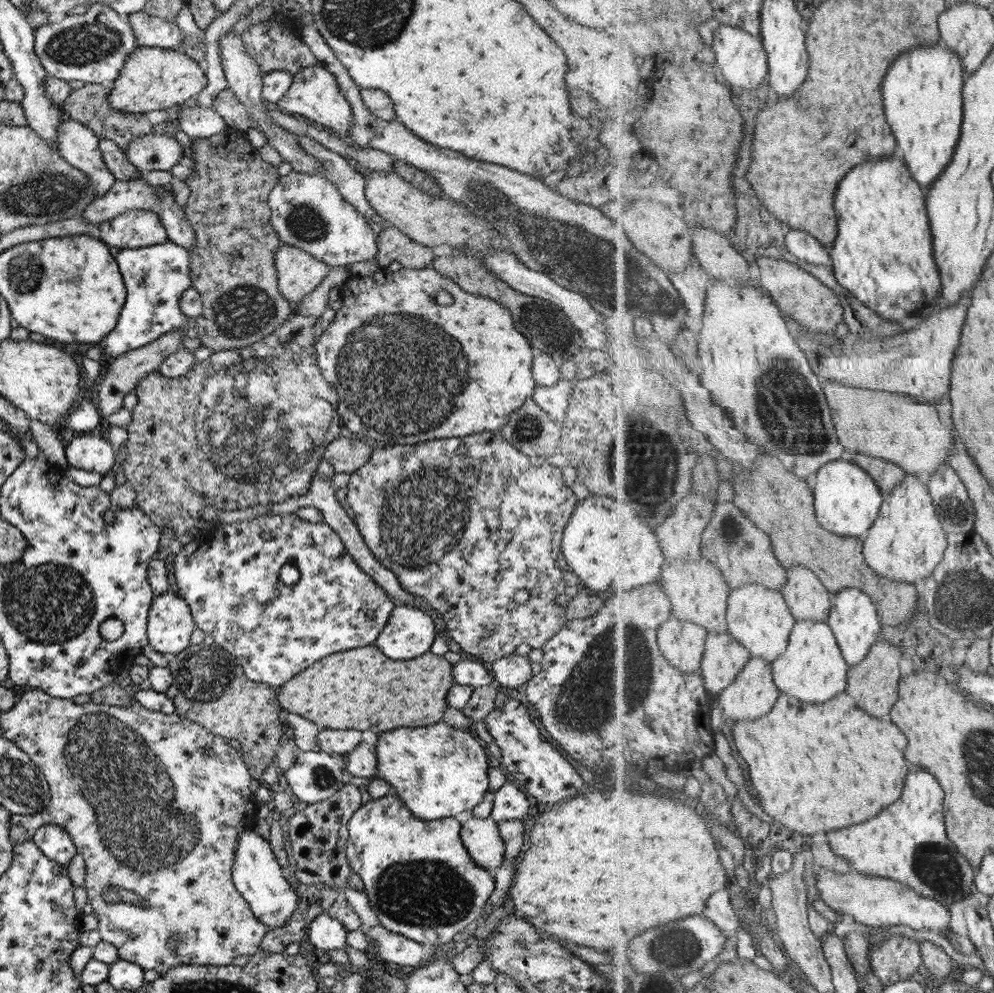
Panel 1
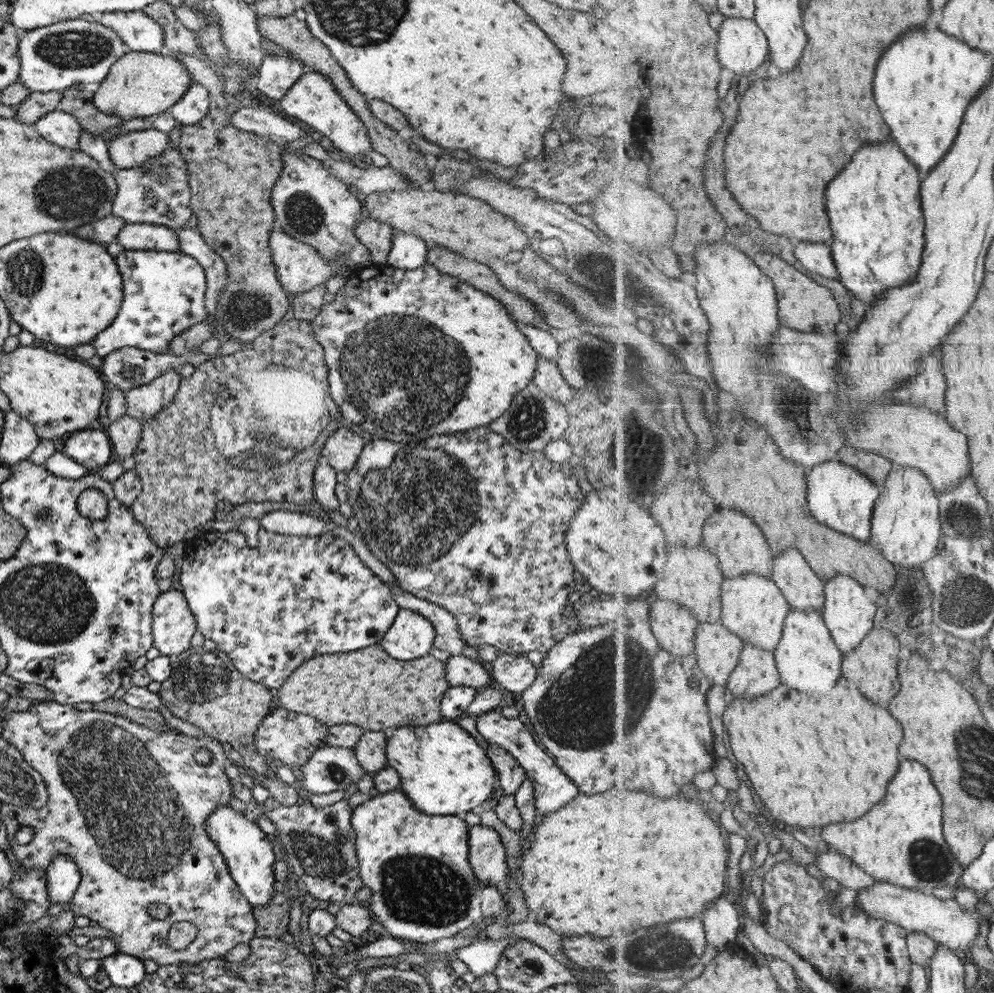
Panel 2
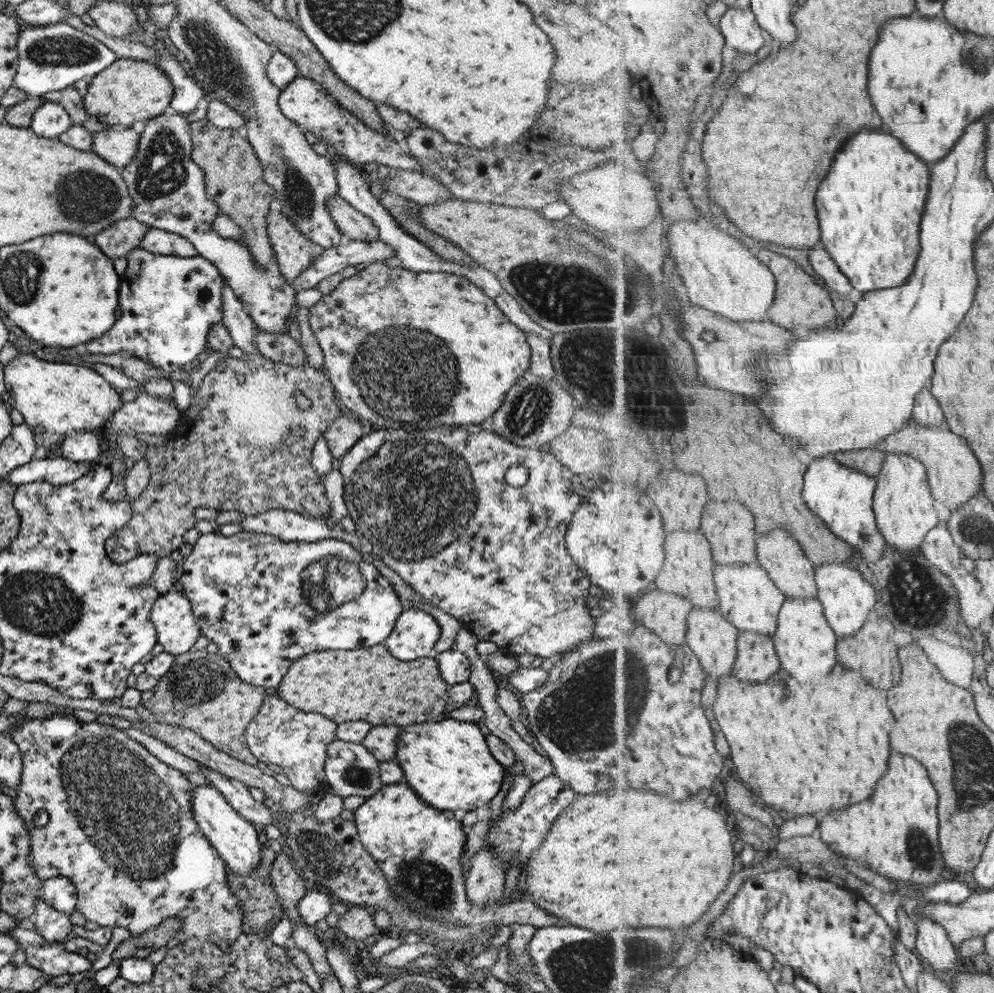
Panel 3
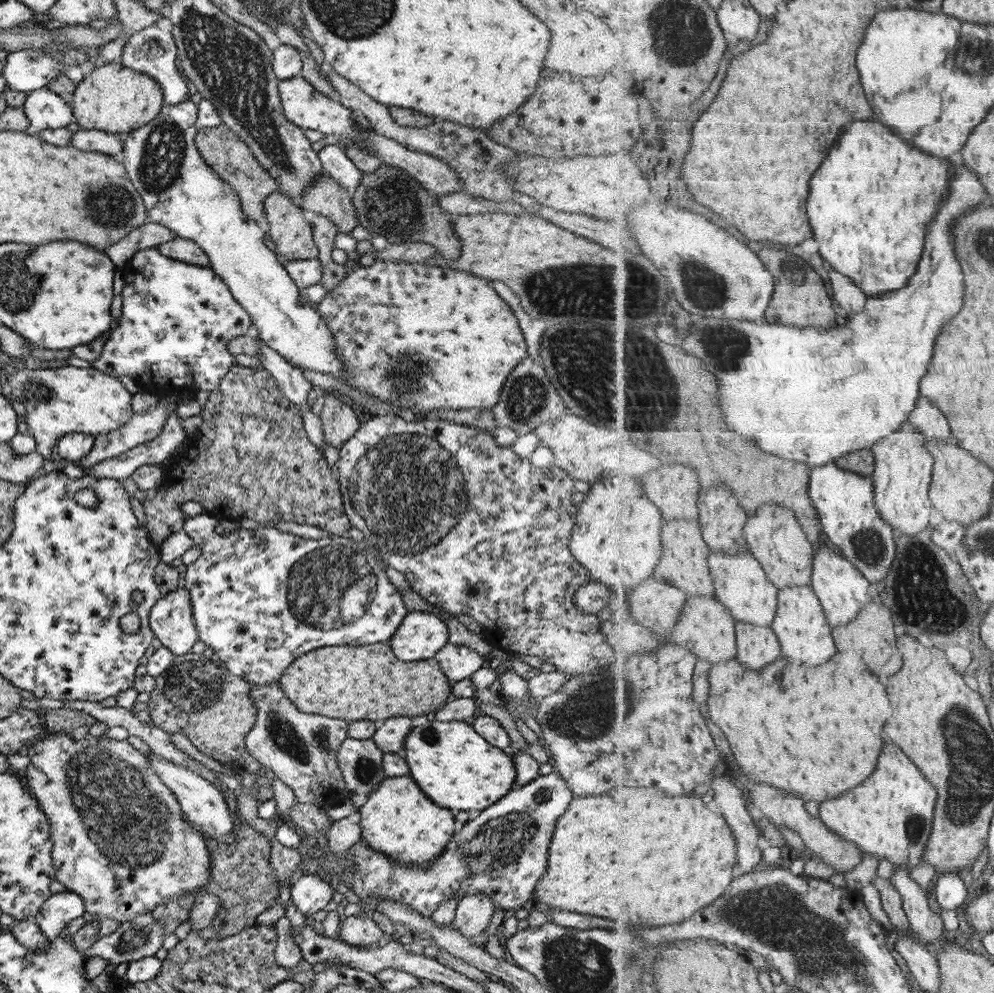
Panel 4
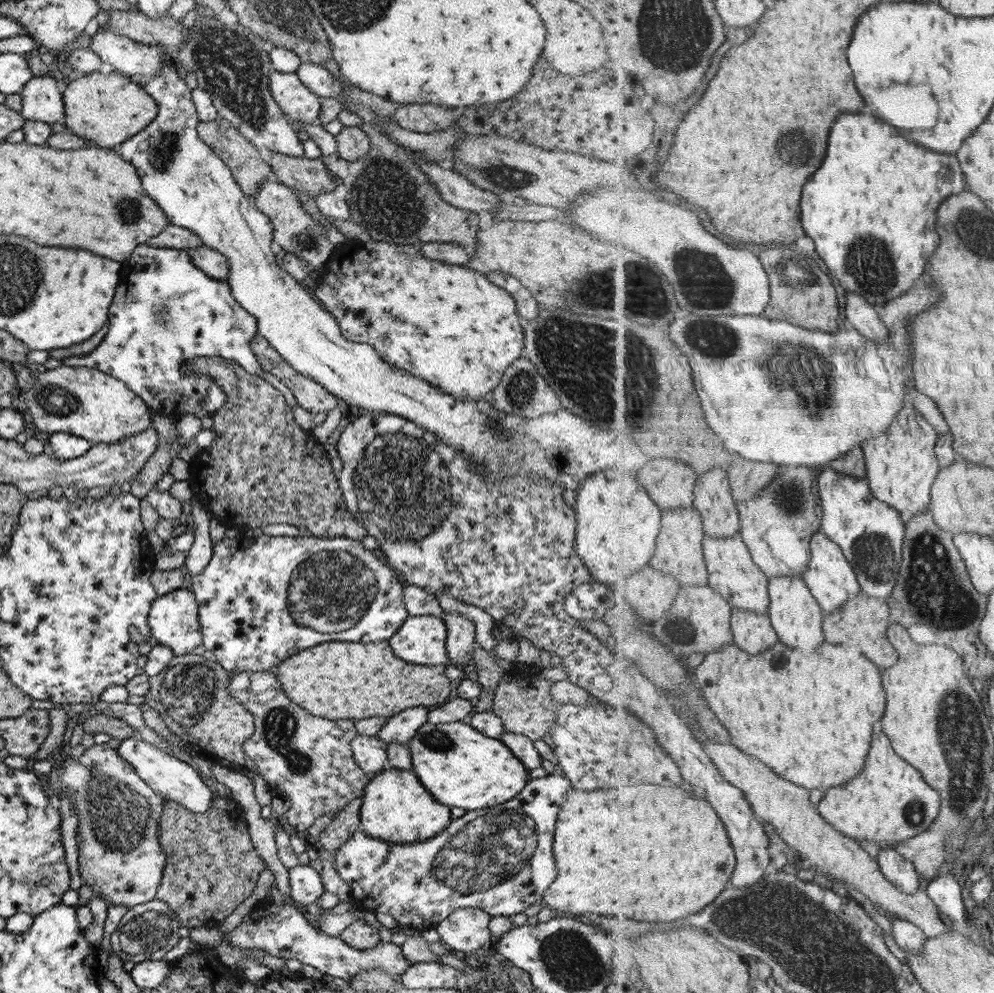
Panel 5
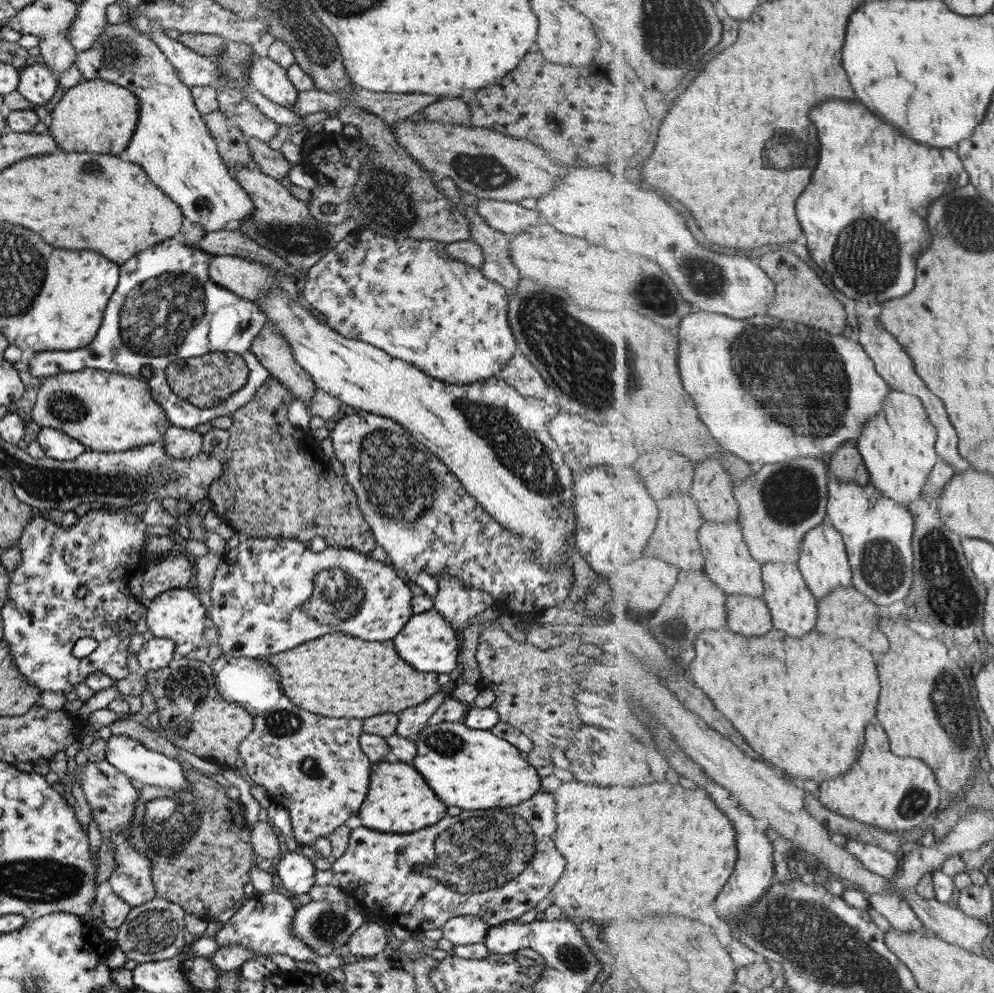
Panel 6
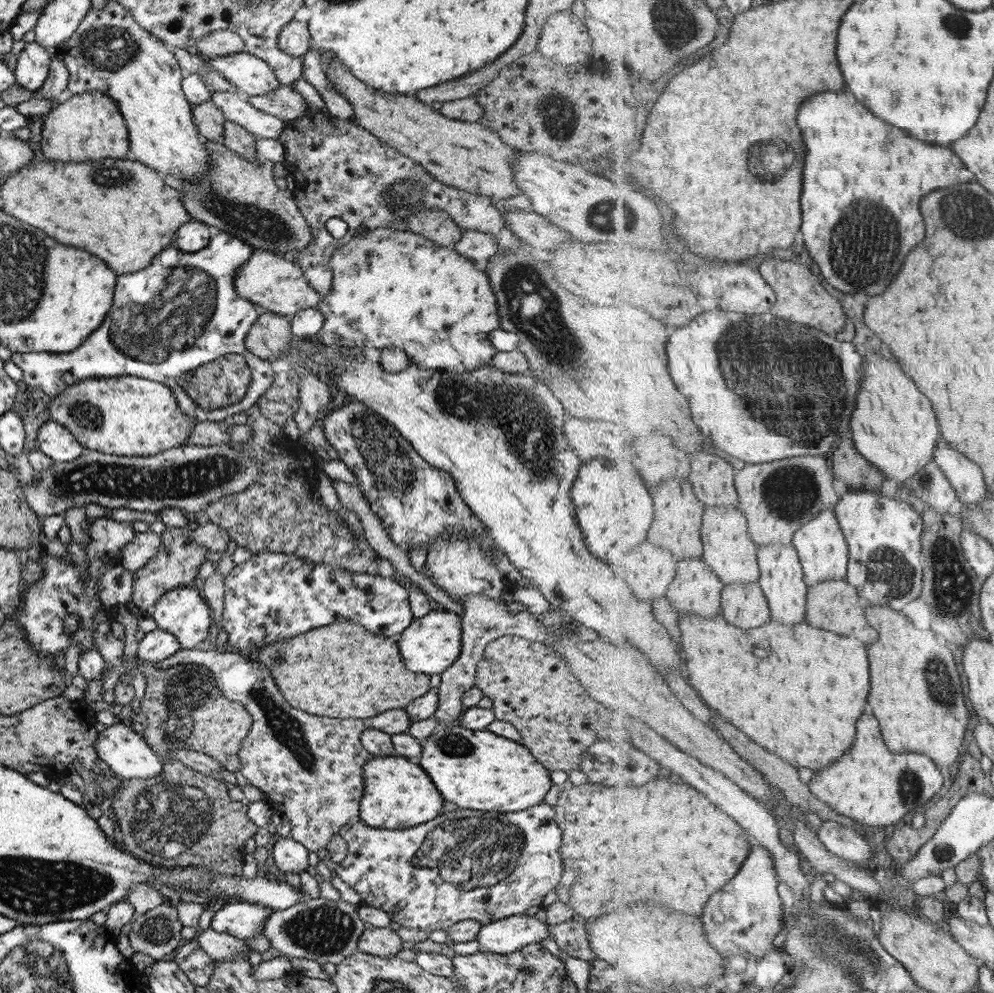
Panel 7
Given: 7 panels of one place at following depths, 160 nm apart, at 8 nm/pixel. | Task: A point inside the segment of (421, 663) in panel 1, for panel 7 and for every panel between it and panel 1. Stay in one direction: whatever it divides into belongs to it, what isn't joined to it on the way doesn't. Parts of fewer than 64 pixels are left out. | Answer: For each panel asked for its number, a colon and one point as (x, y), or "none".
2: (366, 687)
3: (368, 684)
4: (349, 682)
5: (337, 679)
6: (336, 676)
7: (340, 671)

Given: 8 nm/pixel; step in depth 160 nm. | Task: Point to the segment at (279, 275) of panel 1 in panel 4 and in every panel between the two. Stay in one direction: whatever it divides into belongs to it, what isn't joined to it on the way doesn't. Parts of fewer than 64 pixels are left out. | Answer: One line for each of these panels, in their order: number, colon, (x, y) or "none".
2: (299, 267)
3: (292, 251)
4: (289, 226)

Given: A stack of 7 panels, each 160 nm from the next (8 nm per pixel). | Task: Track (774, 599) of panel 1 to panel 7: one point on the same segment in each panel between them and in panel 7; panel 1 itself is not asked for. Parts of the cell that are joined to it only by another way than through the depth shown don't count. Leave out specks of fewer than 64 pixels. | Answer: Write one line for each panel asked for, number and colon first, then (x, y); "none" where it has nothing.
2: (754, 607)
3: (750, 600)
4: (743, 586)
5: (734, 573)
6: (730, 563)
7: (729, 549)

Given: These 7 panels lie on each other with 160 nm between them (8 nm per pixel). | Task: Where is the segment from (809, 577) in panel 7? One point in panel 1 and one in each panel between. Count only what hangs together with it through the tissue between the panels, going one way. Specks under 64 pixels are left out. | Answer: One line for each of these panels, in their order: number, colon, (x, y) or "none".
1: (854, 617)
2: (850, 608)
3: (849, 599)
4: (843, 589)
5: (831, 577)
6: (825, 563)

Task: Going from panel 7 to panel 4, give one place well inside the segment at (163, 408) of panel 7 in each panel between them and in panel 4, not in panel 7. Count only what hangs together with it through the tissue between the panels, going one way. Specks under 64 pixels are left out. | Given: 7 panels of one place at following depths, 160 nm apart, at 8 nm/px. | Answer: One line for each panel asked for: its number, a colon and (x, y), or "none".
4: (57, 401)
5: (87, 403)
6: (105, 412)

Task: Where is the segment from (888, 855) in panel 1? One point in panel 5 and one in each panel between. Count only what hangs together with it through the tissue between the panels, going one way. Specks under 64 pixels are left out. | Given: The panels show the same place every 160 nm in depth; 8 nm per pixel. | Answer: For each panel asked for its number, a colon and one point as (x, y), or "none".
2: (901, 840)
3: (896, 830)
4: (891, 816)
5: (890, 803)

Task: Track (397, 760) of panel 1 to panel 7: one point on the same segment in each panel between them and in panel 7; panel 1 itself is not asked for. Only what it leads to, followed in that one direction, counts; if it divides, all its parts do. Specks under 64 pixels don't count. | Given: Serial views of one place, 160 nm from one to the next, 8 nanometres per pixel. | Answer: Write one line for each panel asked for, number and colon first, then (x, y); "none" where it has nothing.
2: (443, 771)
3: (448, 764)
4: (459, 771)
5: (461, 768)
6: (472, 769)
7: (476, 769)

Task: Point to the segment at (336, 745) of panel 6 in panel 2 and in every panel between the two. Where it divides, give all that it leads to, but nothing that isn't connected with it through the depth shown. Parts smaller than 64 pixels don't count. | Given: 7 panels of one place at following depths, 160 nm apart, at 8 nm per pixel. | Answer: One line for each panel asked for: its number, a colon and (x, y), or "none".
2: (290, 737)
3: (296, 741)
4: (300, 749)
5: (306, 758)

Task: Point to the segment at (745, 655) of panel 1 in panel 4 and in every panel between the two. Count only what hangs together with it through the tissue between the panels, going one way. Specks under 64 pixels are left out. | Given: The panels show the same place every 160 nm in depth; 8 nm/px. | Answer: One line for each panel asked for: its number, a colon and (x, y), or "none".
2: (718, 650)
3: (711, 636)
4: (706, 626)

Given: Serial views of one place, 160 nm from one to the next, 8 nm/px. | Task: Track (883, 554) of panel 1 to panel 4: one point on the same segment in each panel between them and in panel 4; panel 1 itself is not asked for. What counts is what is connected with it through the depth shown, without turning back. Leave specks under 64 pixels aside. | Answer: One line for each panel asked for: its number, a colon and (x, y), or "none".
2: (907, 525)
3: (904, 504)
4: (904, 471)

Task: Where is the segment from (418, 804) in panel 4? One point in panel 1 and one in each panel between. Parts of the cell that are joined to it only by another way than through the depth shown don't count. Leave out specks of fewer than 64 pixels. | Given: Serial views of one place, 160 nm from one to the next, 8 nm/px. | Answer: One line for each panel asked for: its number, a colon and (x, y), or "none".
1: (419, 881)
2: (415, 865)
3: (418, 849)

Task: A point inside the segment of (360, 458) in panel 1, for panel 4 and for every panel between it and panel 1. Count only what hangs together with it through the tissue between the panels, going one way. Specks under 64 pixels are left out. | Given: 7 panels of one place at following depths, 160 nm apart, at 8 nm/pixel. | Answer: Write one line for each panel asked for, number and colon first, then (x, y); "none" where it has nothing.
2: (340, 449)
3: (340, 434)
4: (339, 423)

